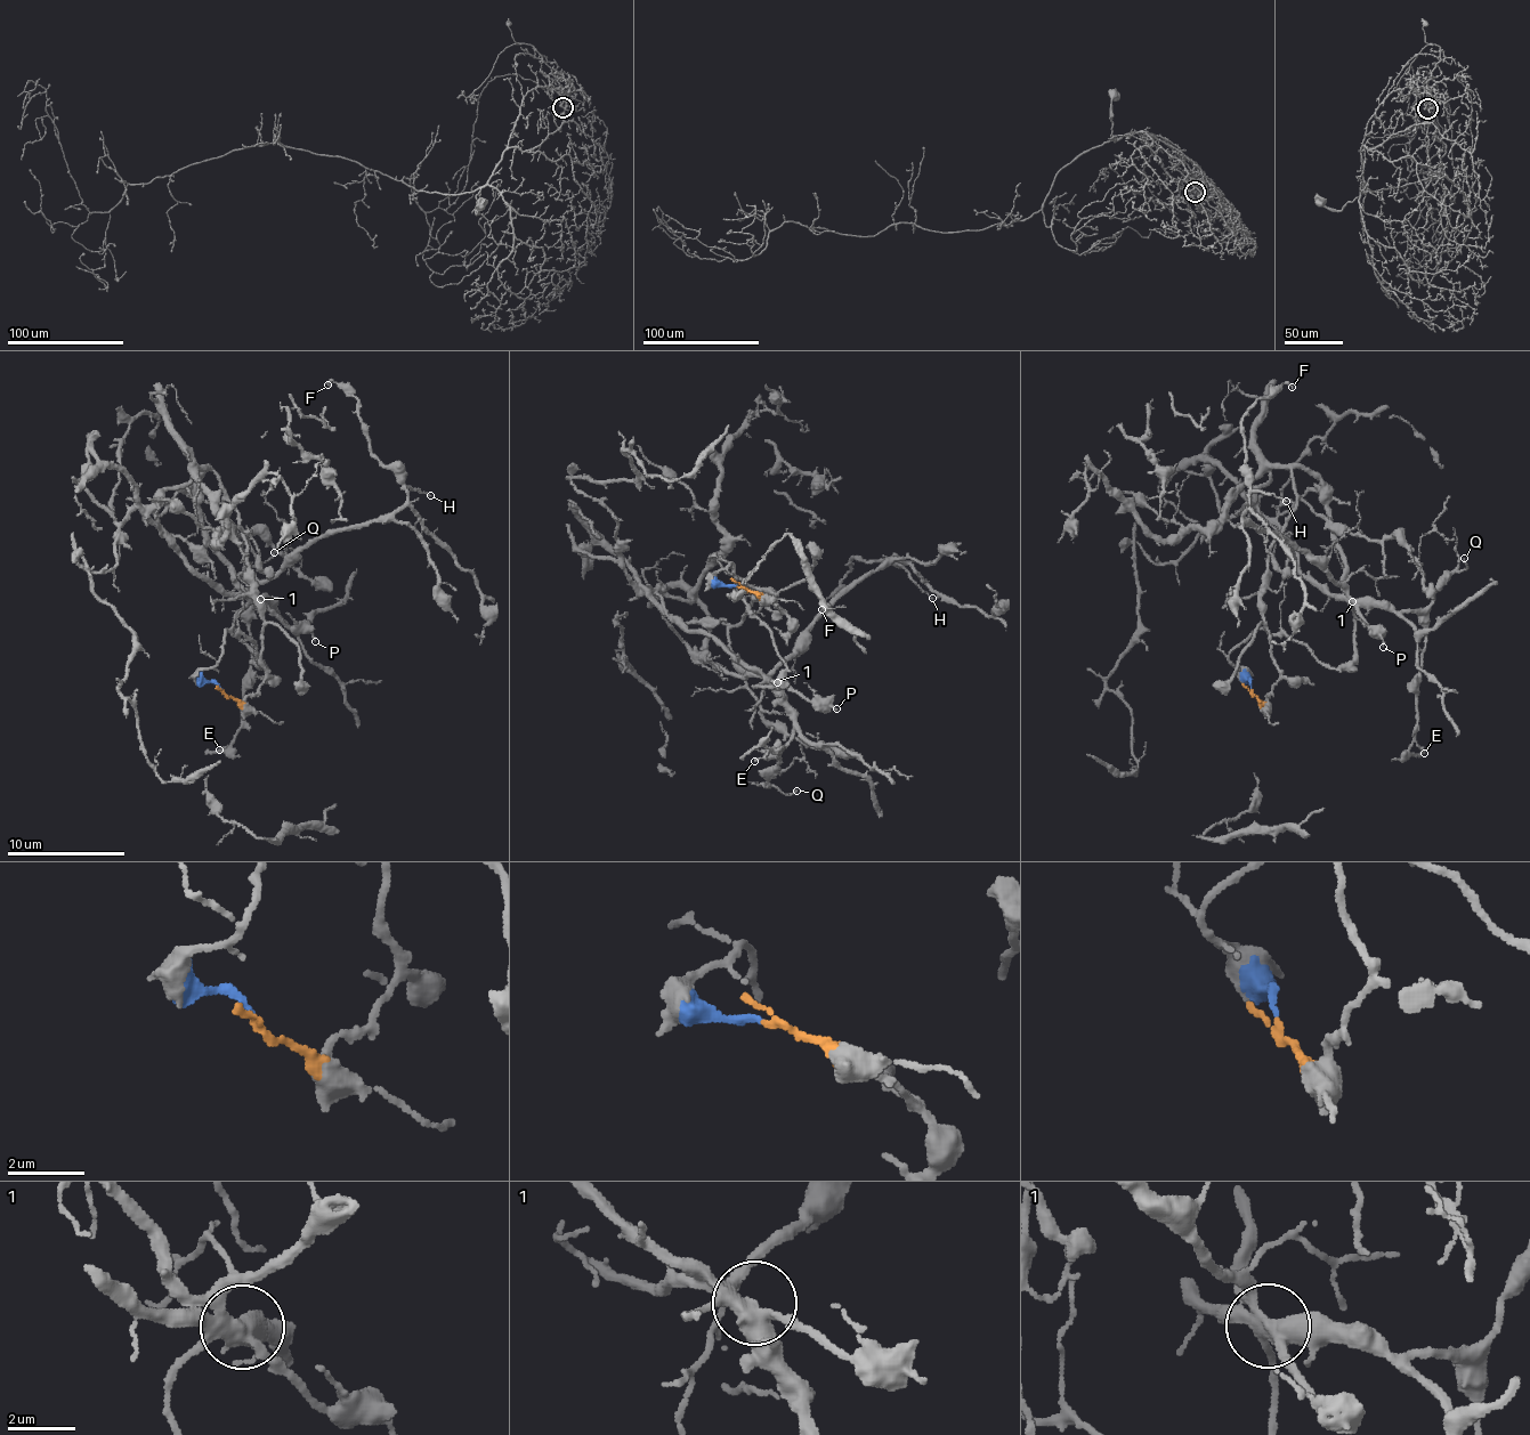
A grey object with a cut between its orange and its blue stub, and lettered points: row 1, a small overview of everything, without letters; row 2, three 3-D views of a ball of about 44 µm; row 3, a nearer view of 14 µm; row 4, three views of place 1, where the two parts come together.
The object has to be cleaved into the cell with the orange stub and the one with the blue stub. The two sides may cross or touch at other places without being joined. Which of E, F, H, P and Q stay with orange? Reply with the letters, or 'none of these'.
F, H, P

